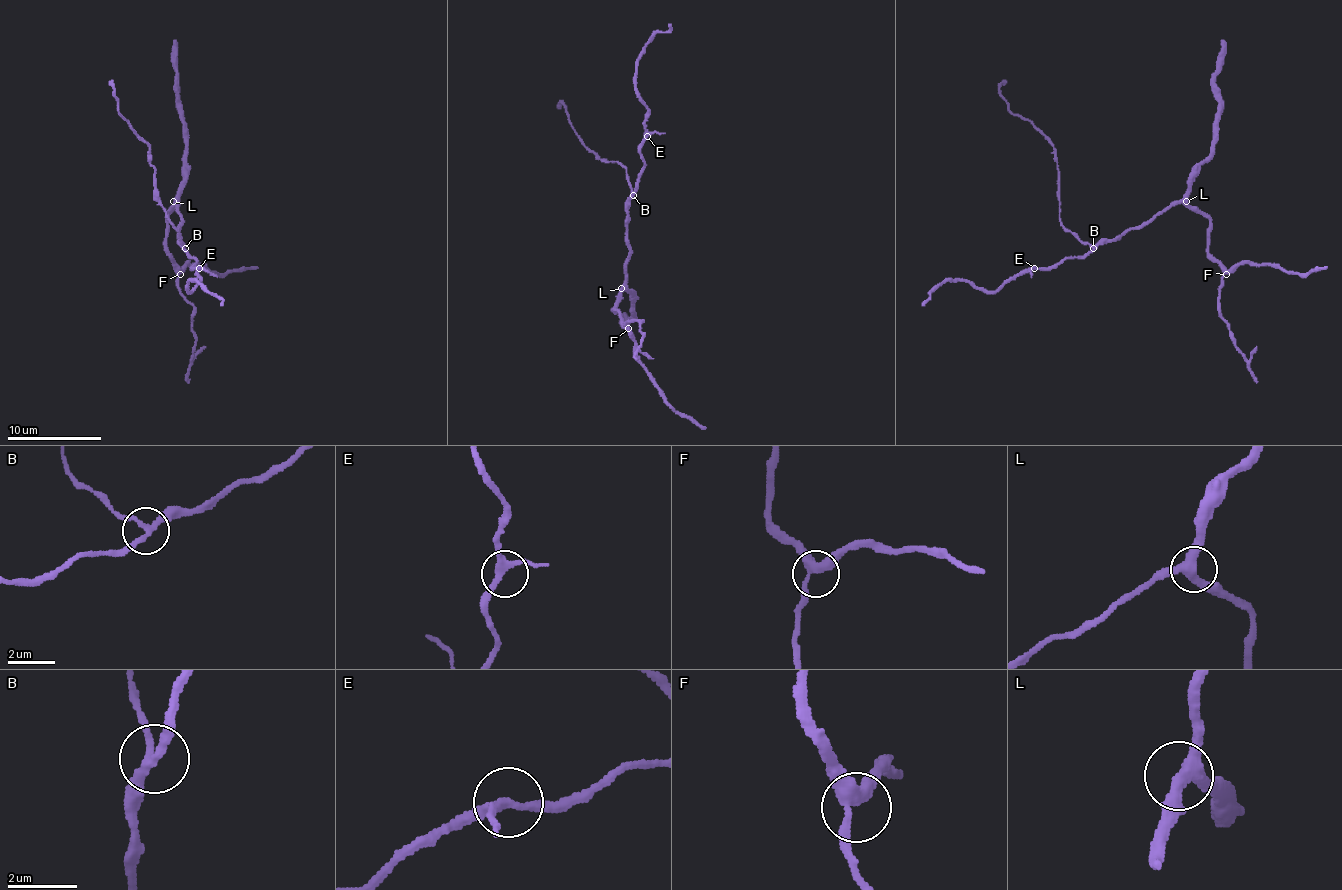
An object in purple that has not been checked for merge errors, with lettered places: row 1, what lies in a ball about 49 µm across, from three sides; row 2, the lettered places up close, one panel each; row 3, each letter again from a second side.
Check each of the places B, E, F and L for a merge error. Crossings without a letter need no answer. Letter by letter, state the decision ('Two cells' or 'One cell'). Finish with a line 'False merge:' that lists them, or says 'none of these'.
B: One cell
E: One cell
F: One cell
L: One cell
False merge: none of these

